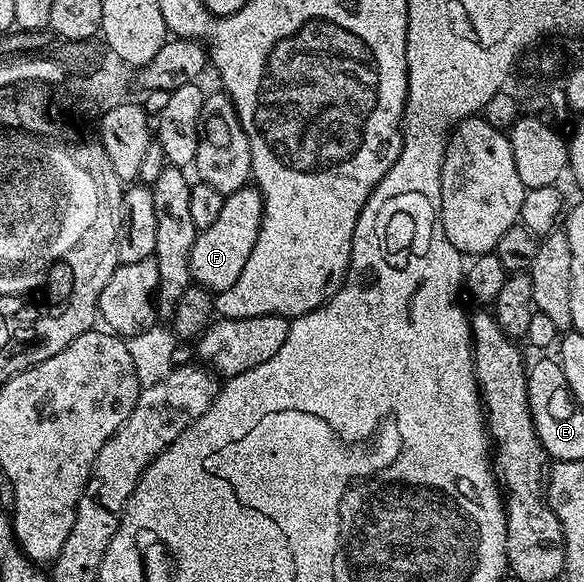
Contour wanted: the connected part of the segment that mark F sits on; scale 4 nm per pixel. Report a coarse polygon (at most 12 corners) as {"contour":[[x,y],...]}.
{"contour":[[251,185],[227,195],[190,252],[209,292],[242,276],[264,202]]}

